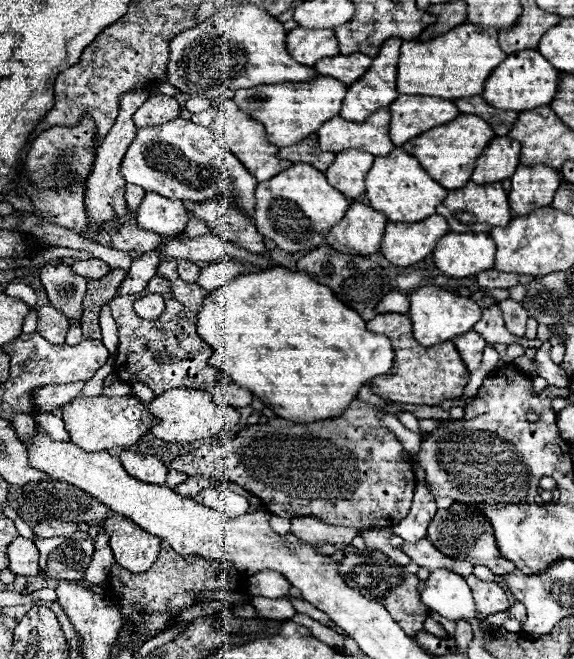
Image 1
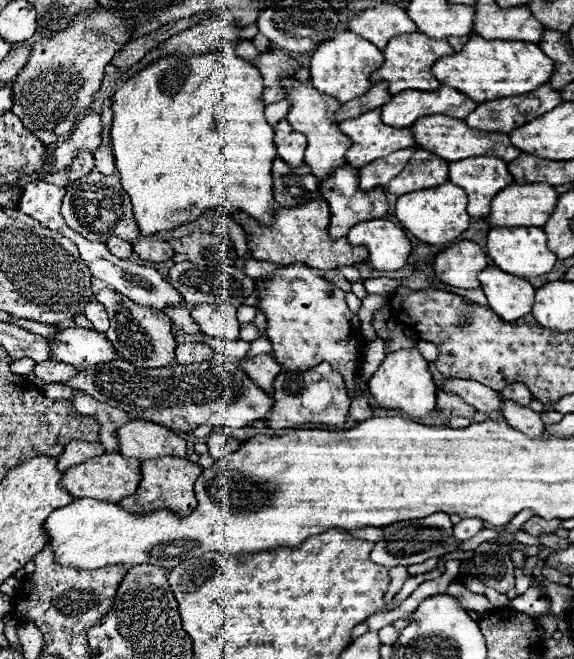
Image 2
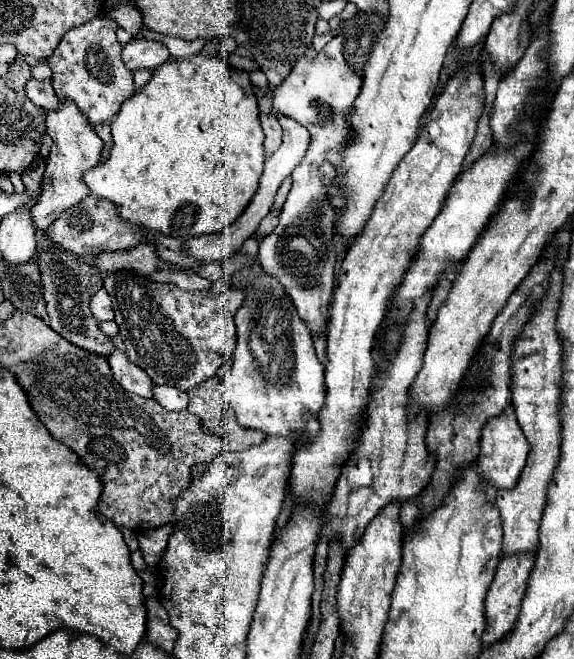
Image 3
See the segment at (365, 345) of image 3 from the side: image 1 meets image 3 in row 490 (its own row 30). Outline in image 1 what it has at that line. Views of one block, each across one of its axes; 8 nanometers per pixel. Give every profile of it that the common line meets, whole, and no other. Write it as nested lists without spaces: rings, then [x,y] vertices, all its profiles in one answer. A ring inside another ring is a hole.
[[[300,26],[288,32],[286,50],[304,66],[314,66],[320,58],[340,54],[334,30],[308,30]]]

